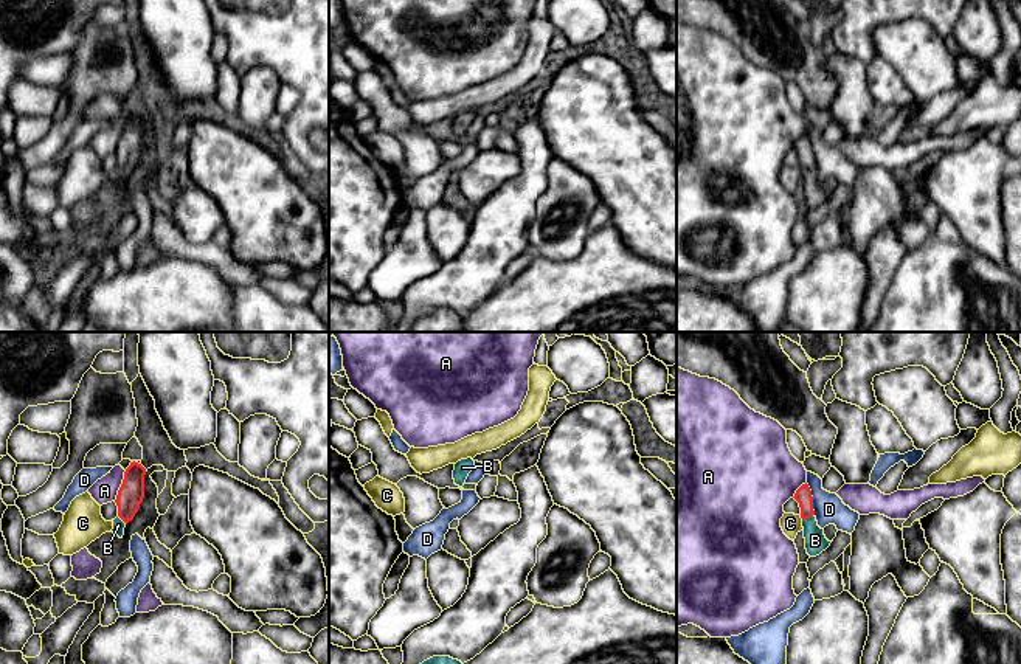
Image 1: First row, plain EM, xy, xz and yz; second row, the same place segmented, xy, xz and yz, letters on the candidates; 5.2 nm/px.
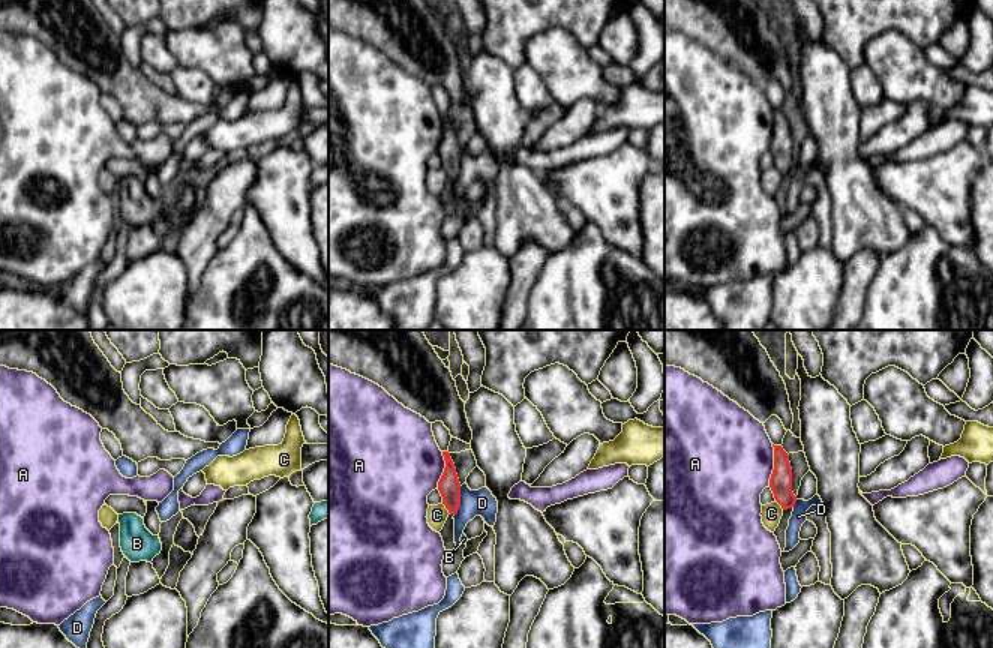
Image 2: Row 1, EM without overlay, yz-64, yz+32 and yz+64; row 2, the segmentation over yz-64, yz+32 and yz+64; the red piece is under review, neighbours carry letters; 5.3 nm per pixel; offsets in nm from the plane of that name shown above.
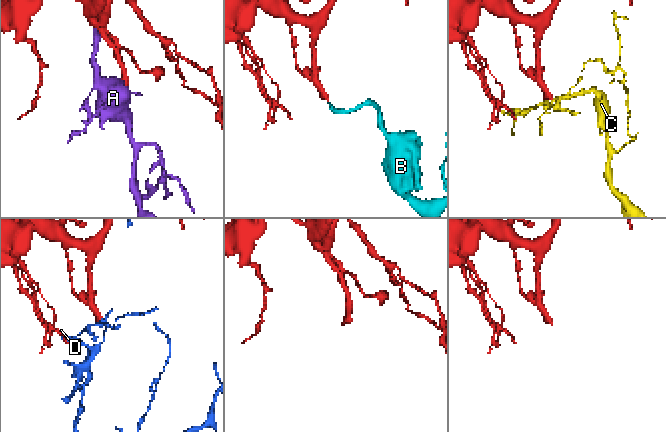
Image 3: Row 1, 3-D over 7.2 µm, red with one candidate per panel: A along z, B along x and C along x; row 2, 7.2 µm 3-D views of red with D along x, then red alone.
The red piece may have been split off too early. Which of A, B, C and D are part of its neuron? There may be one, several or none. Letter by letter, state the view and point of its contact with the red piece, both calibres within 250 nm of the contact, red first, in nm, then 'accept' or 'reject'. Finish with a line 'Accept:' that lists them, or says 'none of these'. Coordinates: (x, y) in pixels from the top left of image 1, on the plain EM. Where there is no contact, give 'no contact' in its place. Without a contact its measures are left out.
A: contact xy (121, 138); calibres 140 and 130 nm; reject
B: contact yz (807, 169); calibres 90 and 110 nm; accept
C: contact yz (801, 169); calibres 90 and 110 nm; reject
D: contact yz (812, 151); calibres 90 and 160 nm; reject
Accept: B

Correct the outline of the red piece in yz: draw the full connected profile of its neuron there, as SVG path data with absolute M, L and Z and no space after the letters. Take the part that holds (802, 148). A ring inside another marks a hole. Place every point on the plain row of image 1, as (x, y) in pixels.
M802 137L794 149L801 160L801 171L804 180L805 202L810 209L819 208L825 203L832 194L824 188L824 182L818 178L815 163L813 163L813 149L808 137Z

